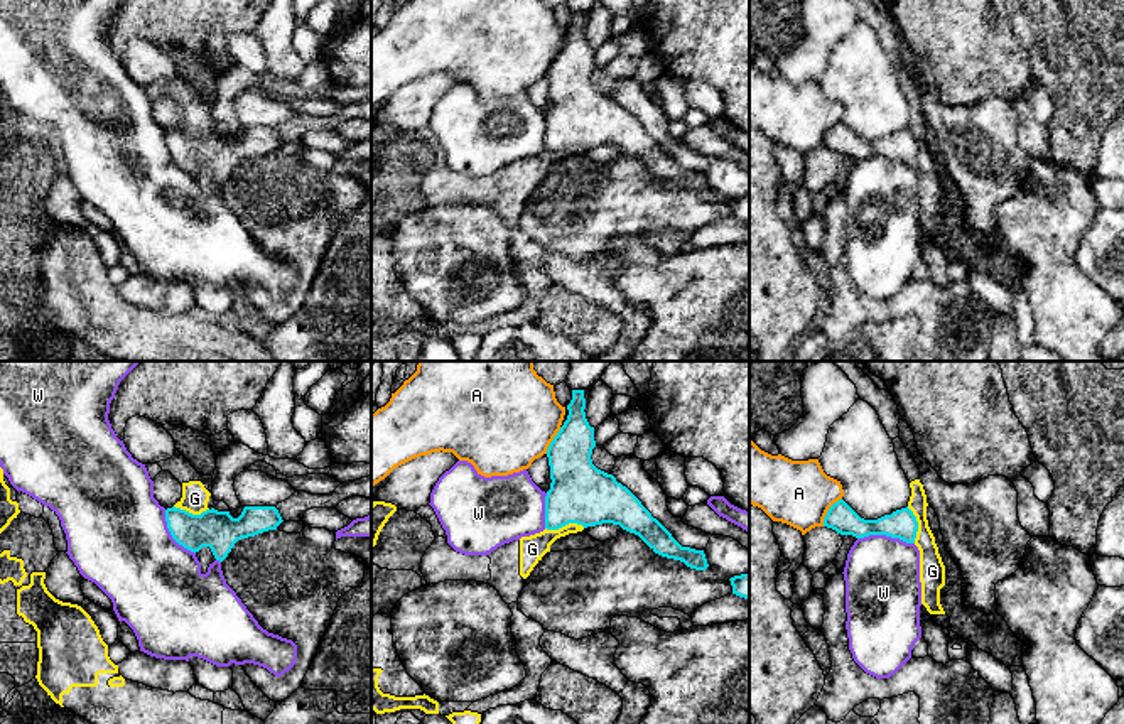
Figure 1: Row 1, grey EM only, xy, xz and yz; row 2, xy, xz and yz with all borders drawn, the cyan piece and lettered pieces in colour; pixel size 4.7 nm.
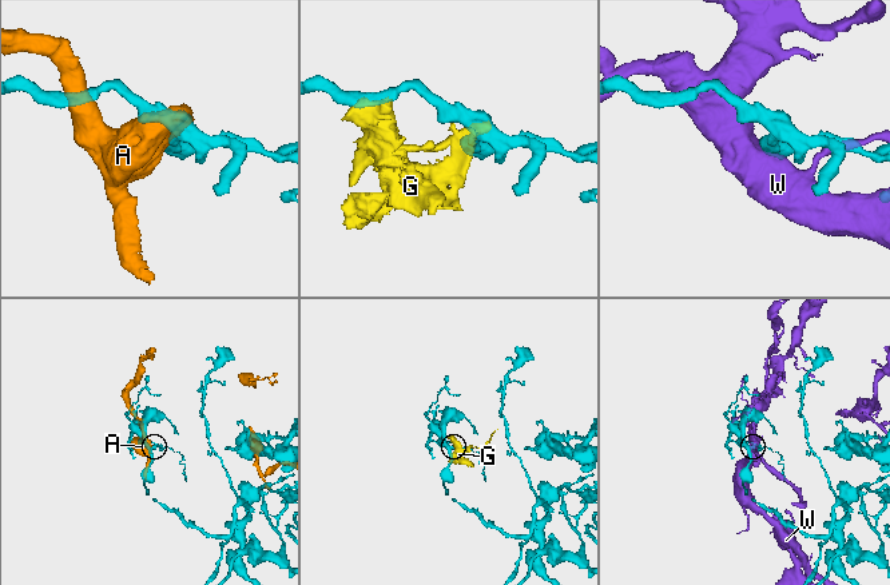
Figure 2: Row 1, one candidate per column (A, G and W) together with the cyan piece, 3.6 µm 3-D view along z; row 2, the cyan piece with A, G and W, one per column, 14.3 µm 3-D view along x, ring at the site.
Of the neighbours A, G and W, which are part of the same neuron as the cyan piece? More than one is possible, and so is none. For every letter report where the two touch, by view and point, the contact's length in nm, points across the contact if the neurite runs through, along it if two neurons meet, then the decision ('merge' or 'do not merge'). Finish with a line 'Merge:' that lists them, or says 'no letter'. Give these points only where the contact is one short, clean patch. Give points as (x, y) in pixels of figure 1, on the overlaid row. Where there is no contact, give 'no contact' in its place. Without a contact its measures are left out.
A: meets cyan in yz at (827, 512); contact 160 nm long; do not merge
G: meets cyan in xz at (564, 525); contact 190 nm long; runs through xz (579, 493), (564, 513), (564, 525), (532, 549); merge
W: meets cyan in yz at (886, 535); contact 280 nm long; do not merge
Merge: G

